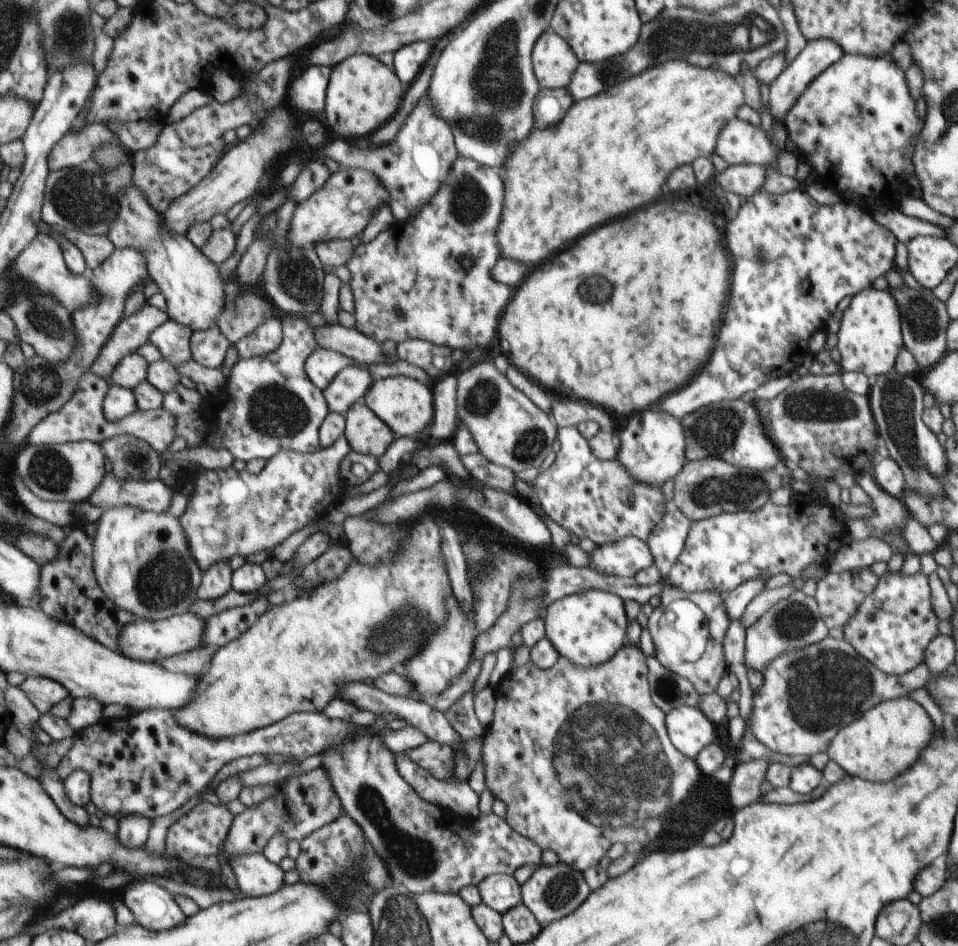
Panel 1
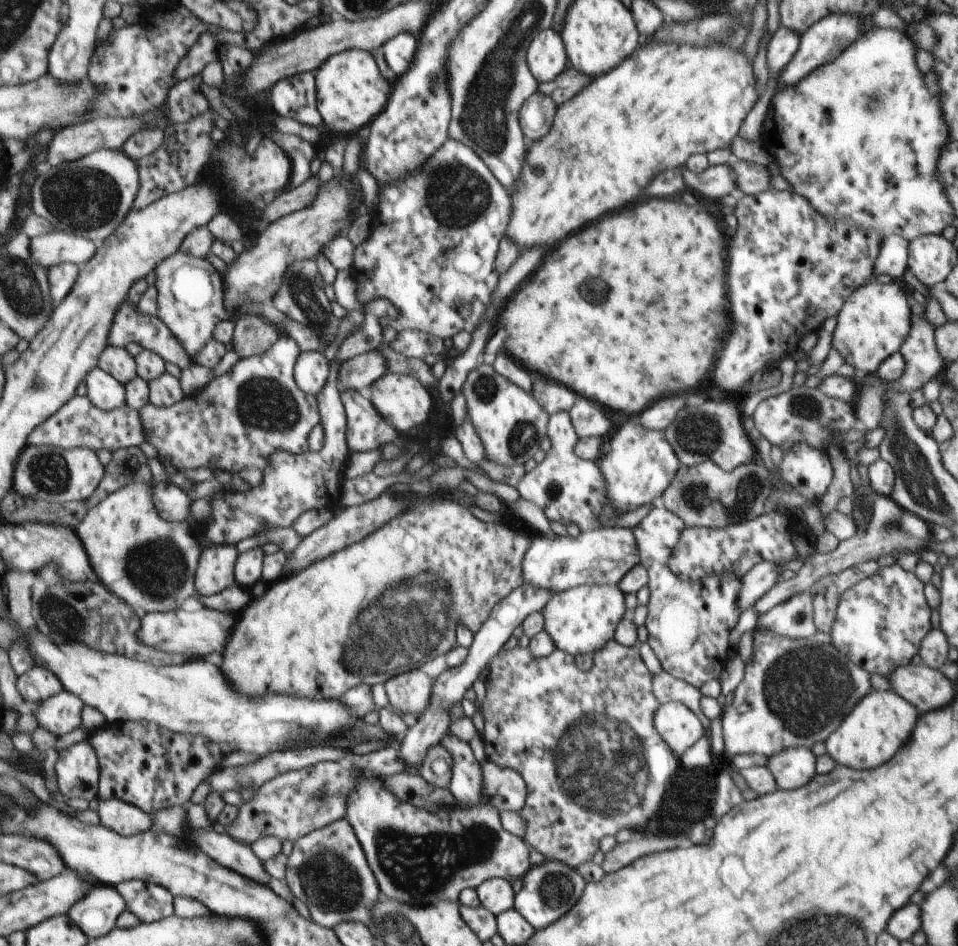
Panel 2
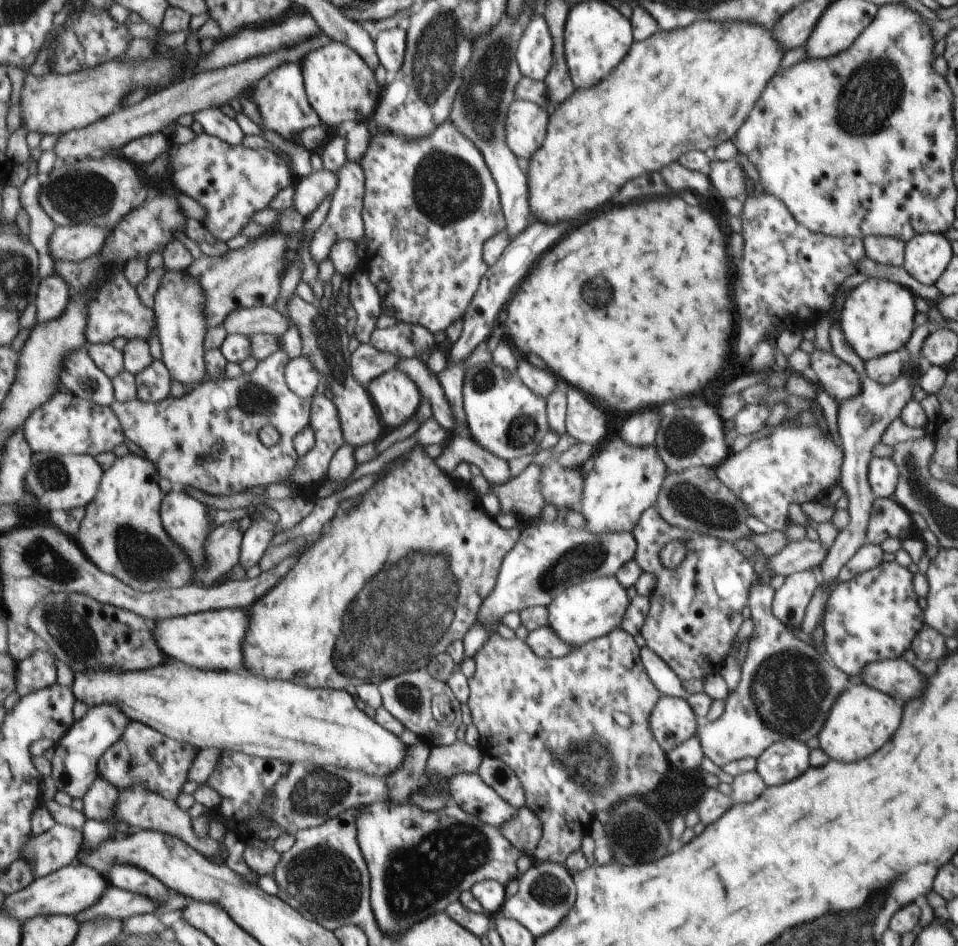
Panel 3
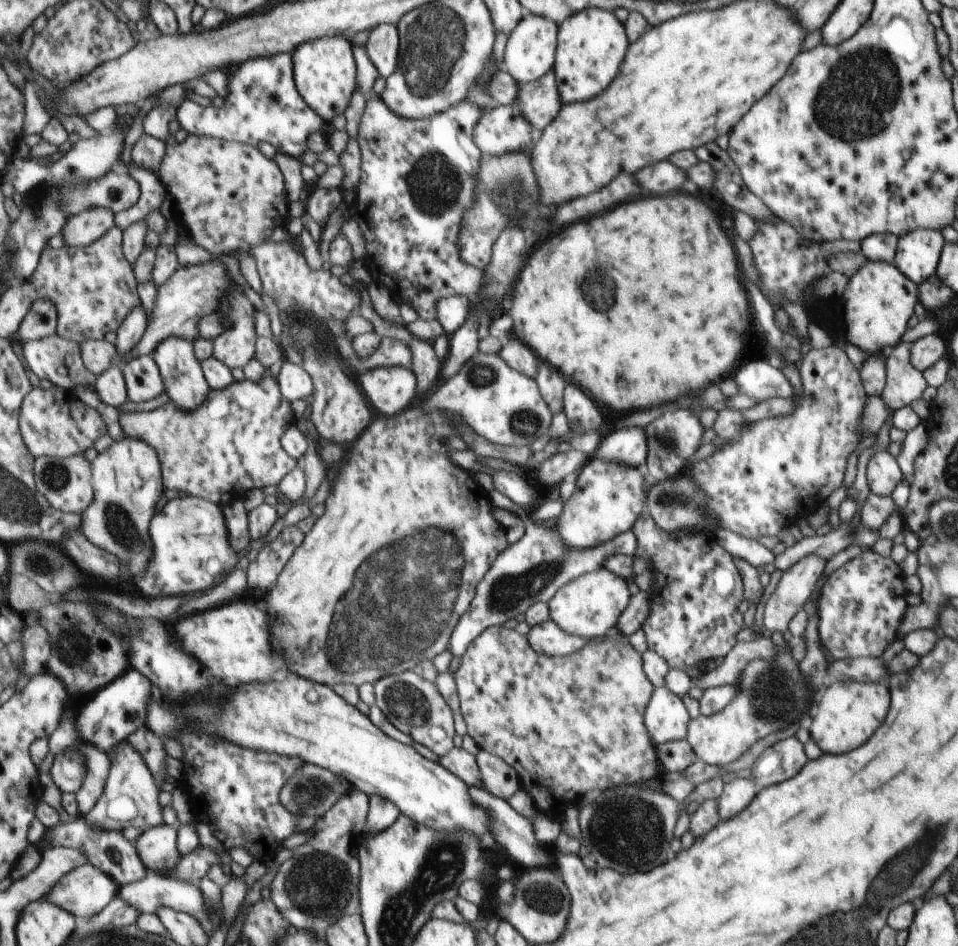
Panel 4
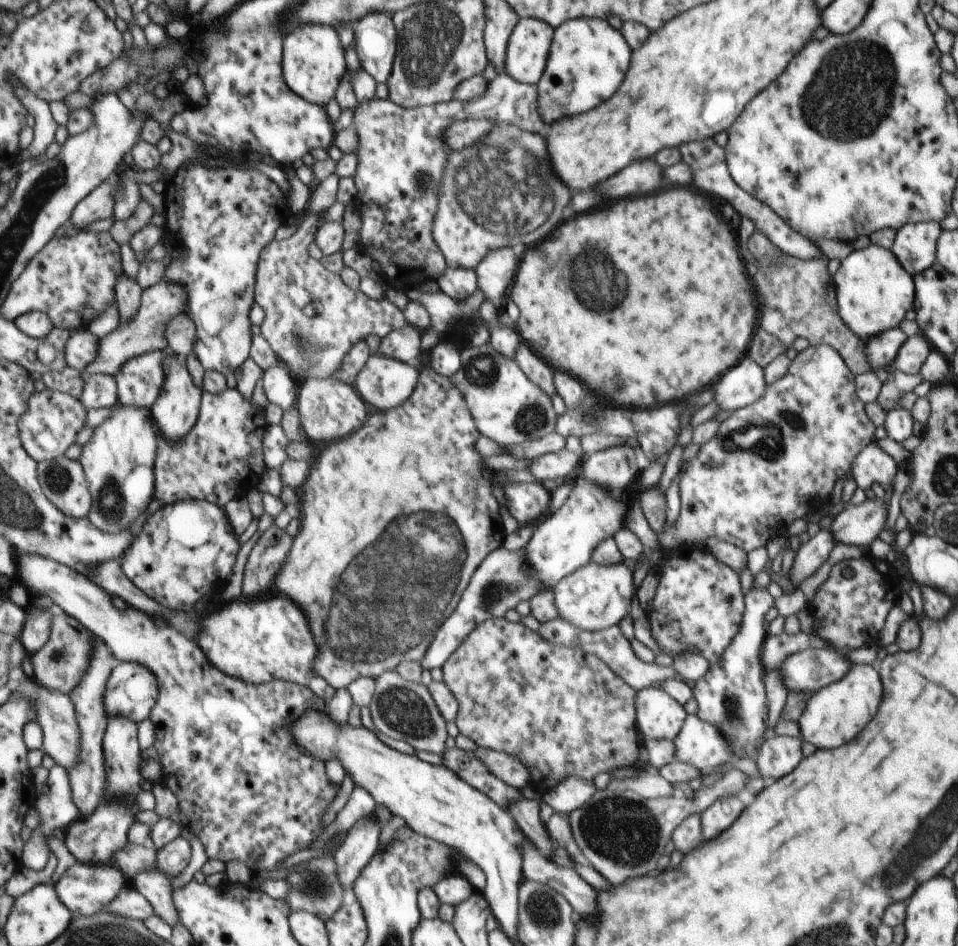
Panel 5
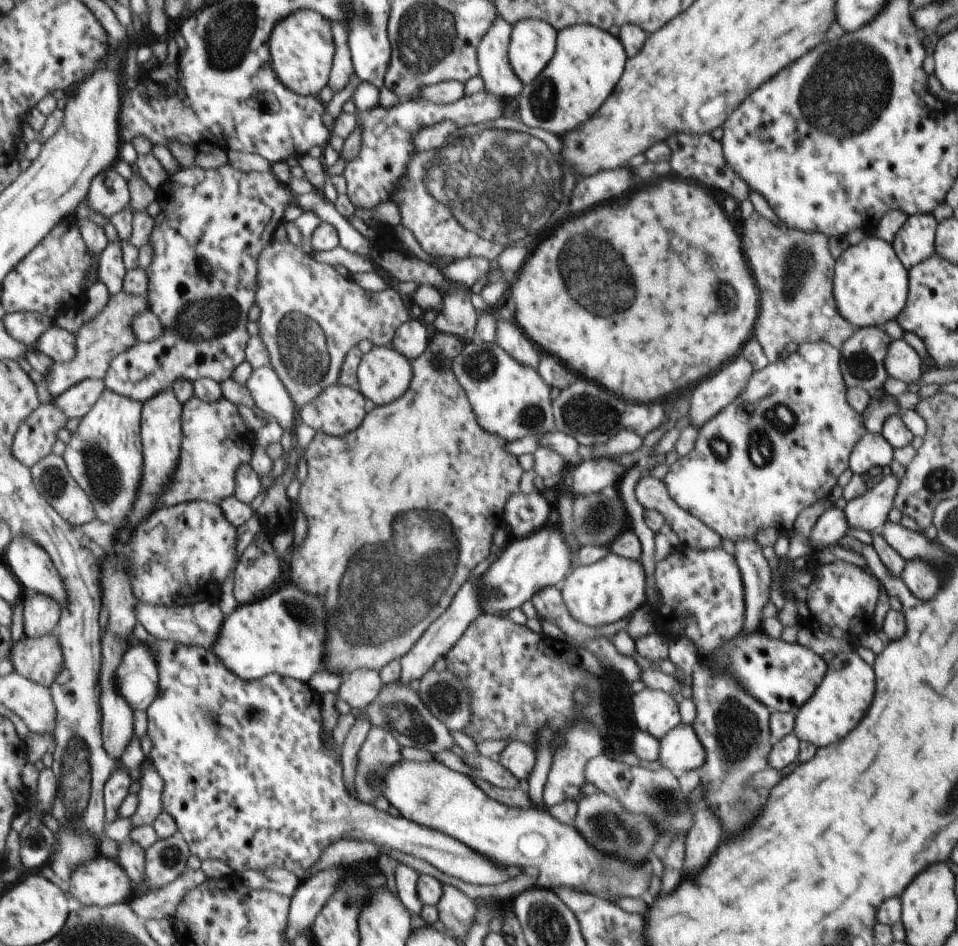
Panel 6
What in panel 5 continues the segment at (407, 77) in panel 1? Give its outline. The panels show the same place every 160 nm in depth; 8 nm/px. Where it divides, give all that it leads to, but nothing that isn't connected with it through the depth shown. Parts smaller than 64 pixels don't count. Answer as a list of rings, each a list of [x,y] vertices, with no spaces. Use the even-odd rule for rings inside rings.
[[[375,12],[362,18],[355,26],[355,50],[361,66],[385,83],[390,80],[398,53],[398,30],[394,19]]]

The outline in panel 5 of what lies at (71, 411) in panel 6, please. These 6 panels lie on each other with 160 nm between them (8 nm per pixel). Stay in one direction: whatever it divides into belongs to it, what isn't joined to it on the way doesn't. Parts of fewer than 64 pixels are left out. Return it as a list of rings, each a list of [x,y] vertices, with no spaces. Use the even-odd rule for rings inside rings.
[[[105,373],[89,375],[80,399],[87,410],[115,407],[120,403],[116,377]]]

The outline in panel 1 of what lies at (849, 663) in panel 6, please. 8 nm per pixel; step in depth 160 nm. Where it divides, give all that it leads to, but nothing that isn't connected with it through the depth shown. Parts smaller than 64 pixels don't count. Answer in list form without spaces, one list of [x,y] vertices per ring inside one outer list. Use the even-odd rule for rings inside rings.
[[[905,698],[880,702],[849,722],[833,738],[826,753],[847,775],[867,778],[871,782],[887,782],[905,772],[919,756],[919,752],[933,738],[933,724],[925,710]]]

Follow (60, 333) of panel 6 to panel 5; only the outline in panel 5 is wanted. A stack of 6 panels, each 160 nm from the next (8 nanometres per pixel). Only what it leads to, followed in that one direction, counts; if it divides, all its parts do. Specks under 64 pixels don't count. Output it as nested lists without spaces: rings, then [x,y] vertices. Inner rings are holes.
[[[79,331],[67,341],[67,365],[85,374],[91,363],[95,363],[99,356],[100,338],[87,331]]]

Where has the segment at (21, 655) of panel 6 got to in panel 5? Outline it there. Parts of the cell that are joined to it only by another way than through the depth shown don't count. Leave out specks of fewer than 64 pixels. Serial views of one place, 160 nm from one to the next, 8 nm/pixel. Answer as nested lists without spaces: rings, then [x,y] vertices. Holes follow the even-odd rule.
[[[55,604],[49,610],[53,612],[50,641],[38,653],[29,656],[33,664],[33,678],[44,687],[70,695],[78,688],[92,664],[97,636],[59,605]]]

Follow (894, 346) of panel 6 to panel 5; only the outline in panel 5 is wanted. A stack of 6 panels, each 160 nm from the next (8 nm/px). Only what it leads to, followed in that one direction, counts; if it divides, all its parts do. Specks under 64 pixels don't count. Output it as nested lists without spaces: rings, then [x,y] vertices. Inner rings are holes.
[[[917,332],[904,340],[891,362],[891,367],[908,375],[917,375],[927,354],[929,354],[927,338],[921,336],[921,332]]]

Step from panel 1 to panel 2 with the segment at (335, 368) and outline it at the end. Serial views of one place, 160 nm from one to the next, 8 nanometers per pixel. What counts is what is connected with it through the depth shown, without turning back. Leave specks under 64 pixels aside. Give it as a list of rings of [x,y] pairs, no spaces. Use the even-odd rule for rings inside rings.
[[[303,351],[295,364],[295,382],[305,394],[319,395],[334,366],[335,363],[329,363],[322,351]]]

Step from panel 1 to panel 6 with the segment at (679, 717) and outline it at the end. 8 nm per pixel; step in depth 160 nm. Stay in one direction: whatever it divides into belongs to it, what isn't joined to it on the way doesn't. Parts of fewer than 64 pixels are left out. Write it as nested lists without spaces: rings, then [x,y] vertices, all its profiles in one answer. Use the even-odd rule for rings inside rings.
[[[644,687],[637,693],[631,695],[632,716],[634,724],[639,731],[645,731],[656,739],[665,737],[671,729],[675,729],[679,724],[679,712],[677,712],[677,704],[673,702],[673,697],[665,691],[653,690]]]

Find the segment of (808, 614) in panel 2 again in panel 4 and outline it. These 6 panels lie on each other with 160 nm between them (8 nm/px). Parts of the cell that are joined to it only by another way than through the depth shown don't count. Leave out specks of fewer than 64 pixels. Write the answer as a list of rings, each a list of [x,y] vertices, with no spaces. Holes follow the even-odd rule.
[[[809,555],[784,570],[763,606],[764,634],[788,629],[789,622],[808,600],[823,572],[825,561]]]

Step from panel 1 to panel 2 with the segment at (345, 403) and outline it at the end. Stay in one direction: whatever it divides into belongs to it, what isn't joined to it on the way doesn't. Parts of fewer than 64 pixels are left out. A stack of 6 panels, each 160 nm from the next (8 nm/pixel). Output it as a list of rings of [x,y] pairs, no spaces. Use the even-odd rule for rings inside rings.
[[[379,349],[355,356],[353,359],[341,360],[338,364],[339,386],[342,390],[369,391],[372,384],[389,373],[387,358]]]

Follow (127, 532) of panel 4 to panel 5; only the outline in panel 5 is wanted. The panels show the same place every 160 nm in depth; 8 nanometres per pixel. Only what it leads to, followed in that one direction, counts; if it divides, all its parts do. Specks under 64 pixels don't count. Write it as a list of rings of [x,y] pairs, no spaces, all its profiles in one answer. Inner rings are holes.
[[[121,403],[113,407],[110,418],[95,428],[78,460],[82,462],[94,498],[87,518],[99,530],[114,535],[124,533],[147,512],[156,498],[155,469],[160,440],[150,409]]]

